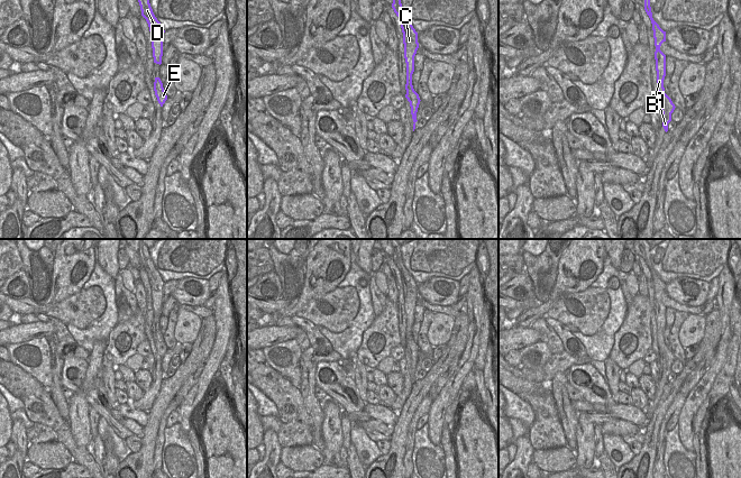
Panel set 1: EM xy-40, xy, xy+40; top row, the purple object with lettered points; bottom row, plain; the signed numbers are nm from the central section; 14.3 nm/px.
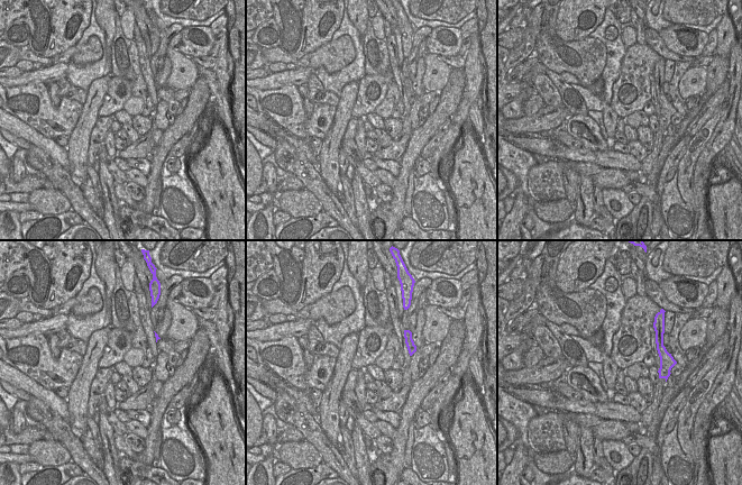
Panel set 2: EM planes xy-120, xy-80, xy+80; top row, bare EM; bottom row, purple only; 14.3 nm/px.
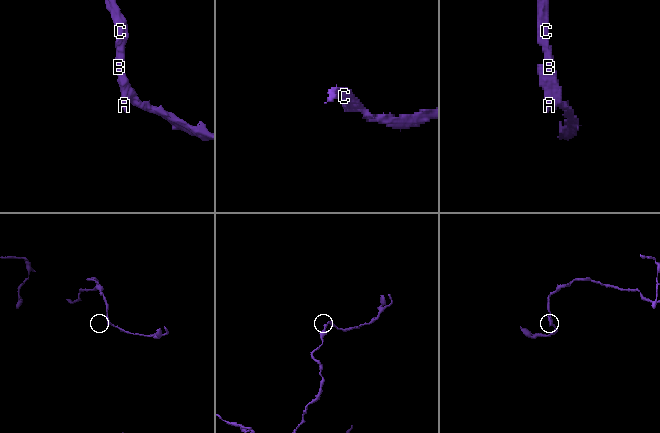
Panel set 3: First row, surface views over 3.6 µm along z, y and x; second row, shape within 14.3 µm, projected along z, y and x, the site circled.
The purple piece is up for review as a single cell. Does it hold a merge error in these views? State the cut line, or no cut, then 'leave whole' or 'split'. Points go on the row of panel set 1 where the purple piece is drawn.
cut xy+40 (665, 93), (661, 107); split

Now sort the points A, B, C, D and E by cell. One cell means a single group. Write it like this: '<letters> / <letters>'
A E / B C D

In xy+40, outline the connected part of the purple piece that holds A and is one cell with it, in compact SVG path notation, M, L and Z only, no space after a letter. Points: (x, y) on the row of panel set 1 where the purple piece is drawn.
M664 94L664 98L665 98L665 104L661 107L662 127L665 131L667 132L668 123L671 121L671 113L674 112L676 107L667 94Z

